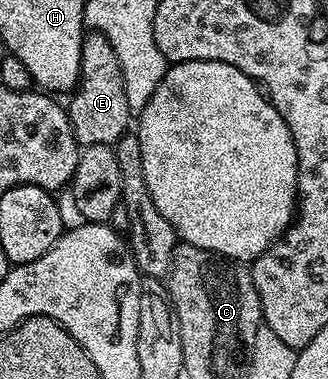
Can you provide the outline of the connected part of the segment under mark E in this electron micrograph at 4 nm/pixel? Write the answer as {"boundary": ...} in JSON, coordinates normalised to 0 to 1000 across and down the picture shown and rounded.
{"boundary":[[[290,82],[259,84],[244,203],[232,214],[232,232],[216,256],[220,269],[201,277],[207,322],[226,346],[226,367],[247,388],[259,383],[351,385],[360,364],[393,348],[396,290],[372,208],[372,177],[323,92]]]}

